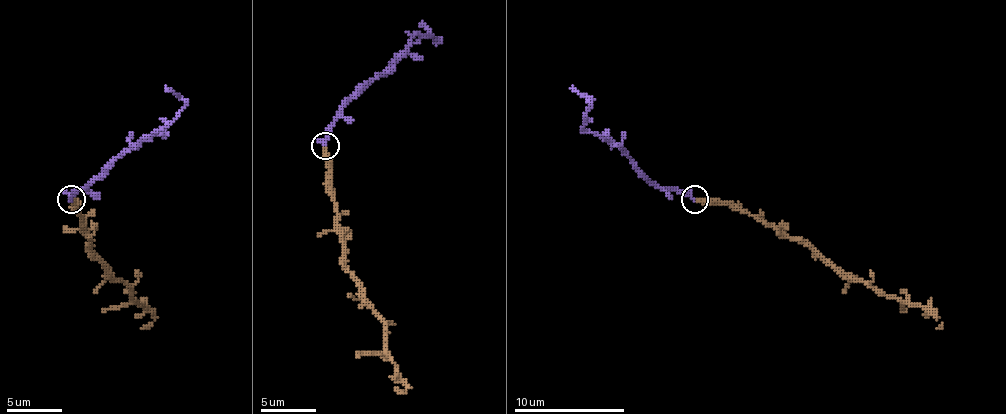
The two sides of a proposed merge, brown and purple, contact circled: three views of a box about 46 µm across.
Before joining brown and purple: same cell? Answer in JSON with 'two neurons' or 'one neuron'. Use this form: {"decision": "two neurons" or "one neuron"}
{"decision": "one neuron"}

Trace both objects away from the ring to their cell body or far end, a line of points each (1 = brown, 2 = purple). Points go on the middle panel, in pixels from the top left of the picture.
1: (326, 148), (342, 258), (362, 288), (364, 302), (384, 324), (384, 346), (406, 393), (395, 387)
2: (326, 145), (340, 112), (411, 40), (419, 35), (439, 40), (433, 40), (422, 21)

